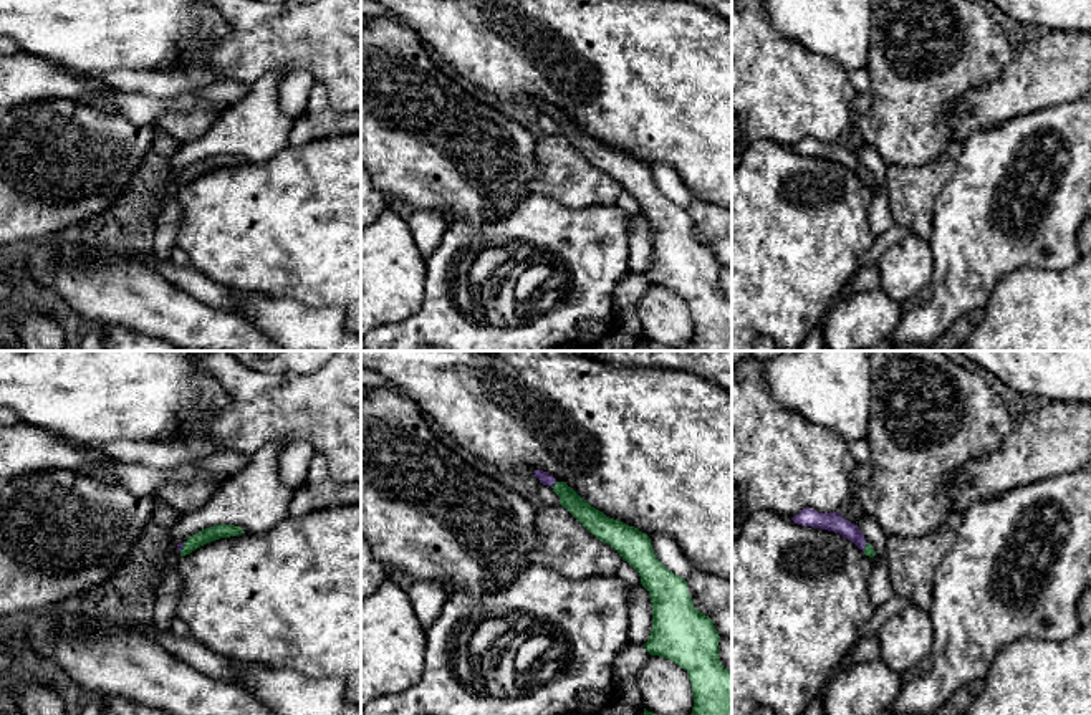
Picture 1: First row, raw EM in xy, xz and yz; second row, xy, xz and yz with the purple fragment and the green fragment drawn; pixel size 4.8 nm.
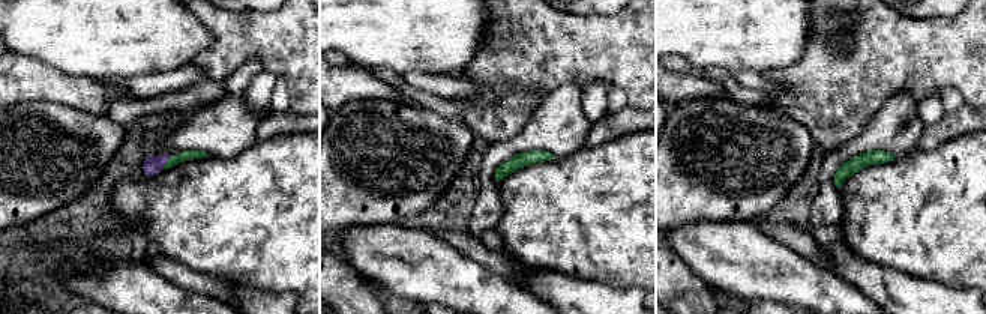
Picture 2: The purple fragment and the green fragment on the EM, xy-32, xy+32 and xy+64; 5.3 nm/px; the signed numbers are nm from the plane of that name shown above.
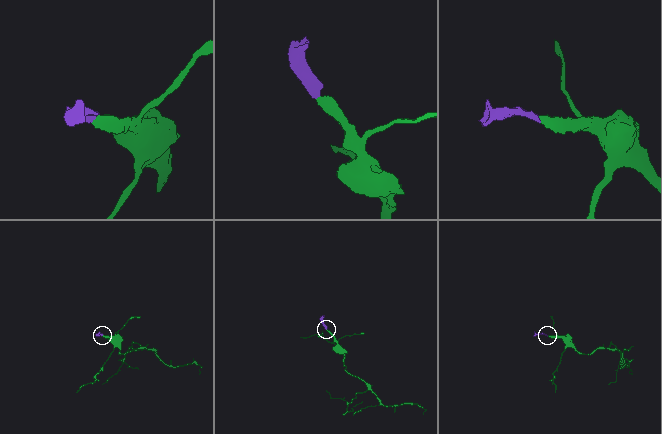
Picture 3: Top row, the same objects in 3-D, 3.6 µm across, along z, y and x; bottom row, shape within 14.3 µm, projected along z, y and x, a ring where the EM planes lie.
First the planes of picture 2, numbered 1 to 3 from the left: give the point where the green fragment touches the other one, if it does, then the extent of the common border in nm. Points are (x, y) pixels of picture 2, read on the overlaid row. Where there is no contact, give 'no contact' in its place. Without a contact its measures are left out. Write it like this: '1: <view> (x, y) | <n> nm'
1: xy-32 (167, 161) | 80 nm
2: no contact
3: no contact

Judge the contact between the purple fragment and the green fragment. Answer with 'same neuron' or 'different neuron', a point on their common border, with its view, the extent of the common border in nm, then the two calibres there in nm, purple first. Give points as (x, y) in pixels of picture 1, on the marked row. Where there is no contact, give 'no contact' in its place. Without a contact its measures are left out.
same neuron | xz (553, 484) | 40 nm | 60/110 nm

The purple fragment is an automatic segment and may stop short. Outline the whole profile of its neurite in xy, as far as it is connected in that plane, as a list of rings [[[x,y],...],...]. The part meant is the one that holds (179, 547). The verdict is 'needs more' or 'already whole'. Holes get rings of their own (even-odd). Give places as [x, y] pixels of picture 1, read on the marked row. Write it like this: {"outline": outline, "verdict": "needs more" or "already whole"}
{"outline": [[[215,525],[215,526],[205,528],[195,535],[189,536],[185,543],[177,545],[177,549],[180,551],[180,556],[185,556],[210,541],[215,541],[220,538],[238,536],[242,533],[245,533],[245,531],[235,525]]], "verdict": "needs more"}

